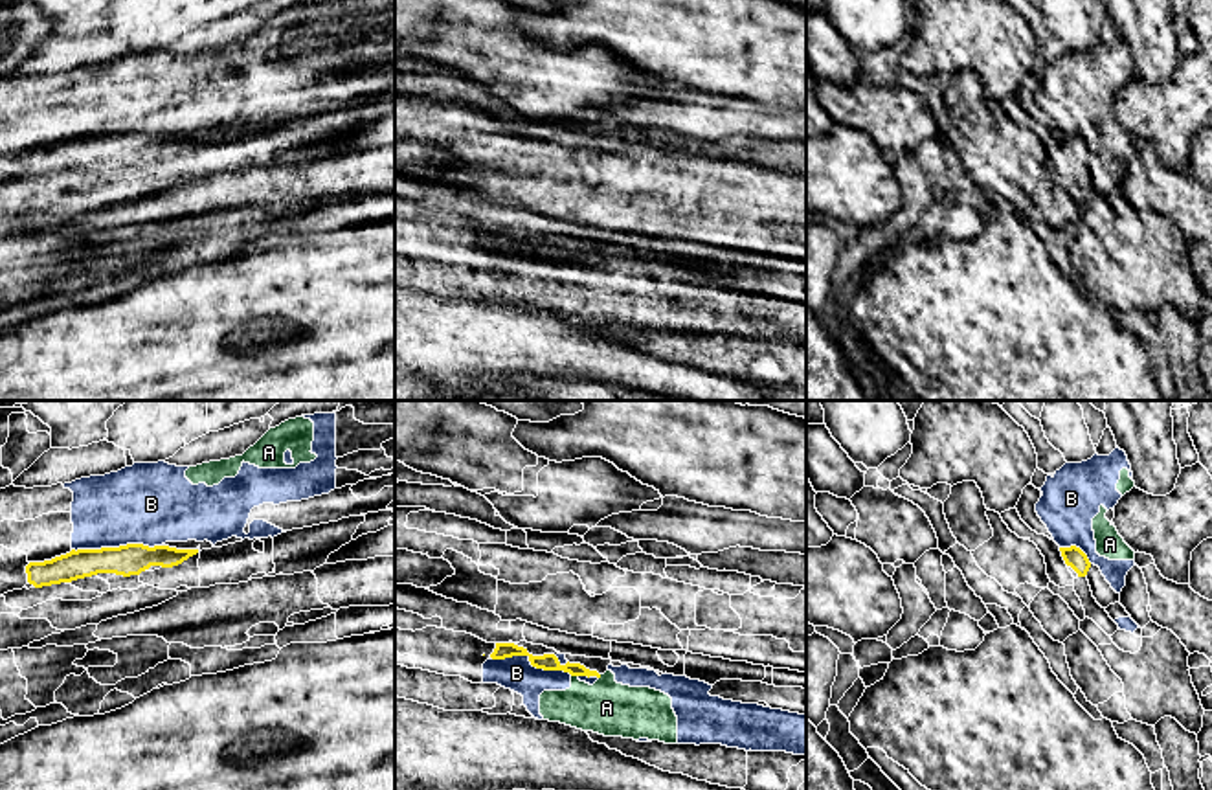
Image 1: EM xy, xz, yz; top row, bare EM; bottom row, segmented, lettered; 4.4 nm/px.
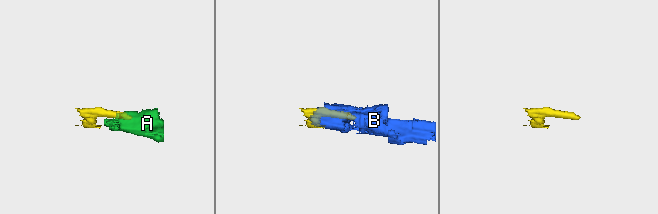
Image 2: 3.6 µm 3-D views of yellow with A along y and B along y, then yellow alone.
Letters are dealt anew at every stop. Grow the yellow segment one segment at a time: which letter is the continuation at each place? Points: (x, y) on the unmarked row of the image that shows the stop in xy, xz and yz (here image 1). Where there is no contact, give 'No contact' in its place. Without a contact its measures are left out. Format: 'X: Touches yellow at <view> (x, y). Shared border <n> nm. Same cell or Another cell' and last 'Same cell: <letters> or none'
A: Touches yellow at xz (575, 263). Shared border 30 nm. Another cell
B: Touches yellow at xy (116, 136). Shared border 400 nm. Another cell
Same cell: none

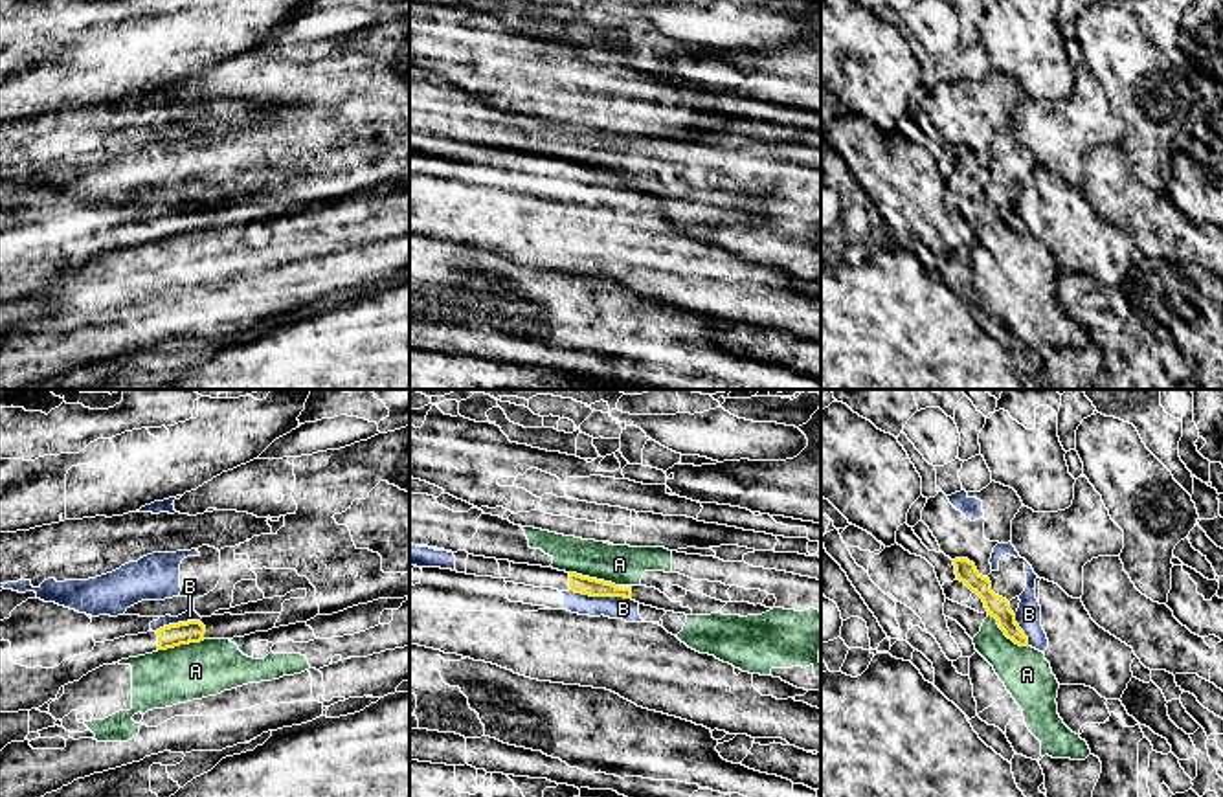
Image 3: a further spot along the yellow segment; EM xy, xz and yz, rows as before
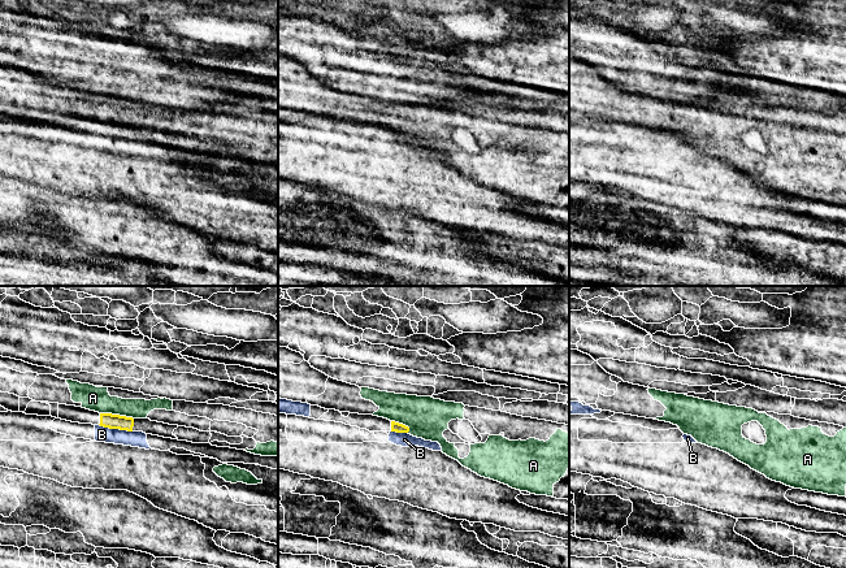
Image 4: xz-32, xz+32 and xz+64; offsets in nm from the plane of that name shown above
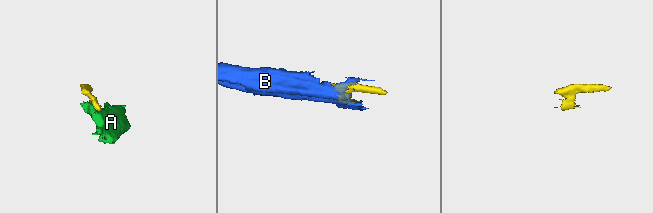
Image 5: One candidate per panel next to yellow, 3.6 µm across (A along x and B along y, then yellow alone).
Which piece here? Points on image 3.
A: Touches yellow at xz (594, 168). Shared border 220 nm. Same cell
B: Touches yellow at xz (599, 184). Shared border 280 nm. Another cell
Same cell: A

